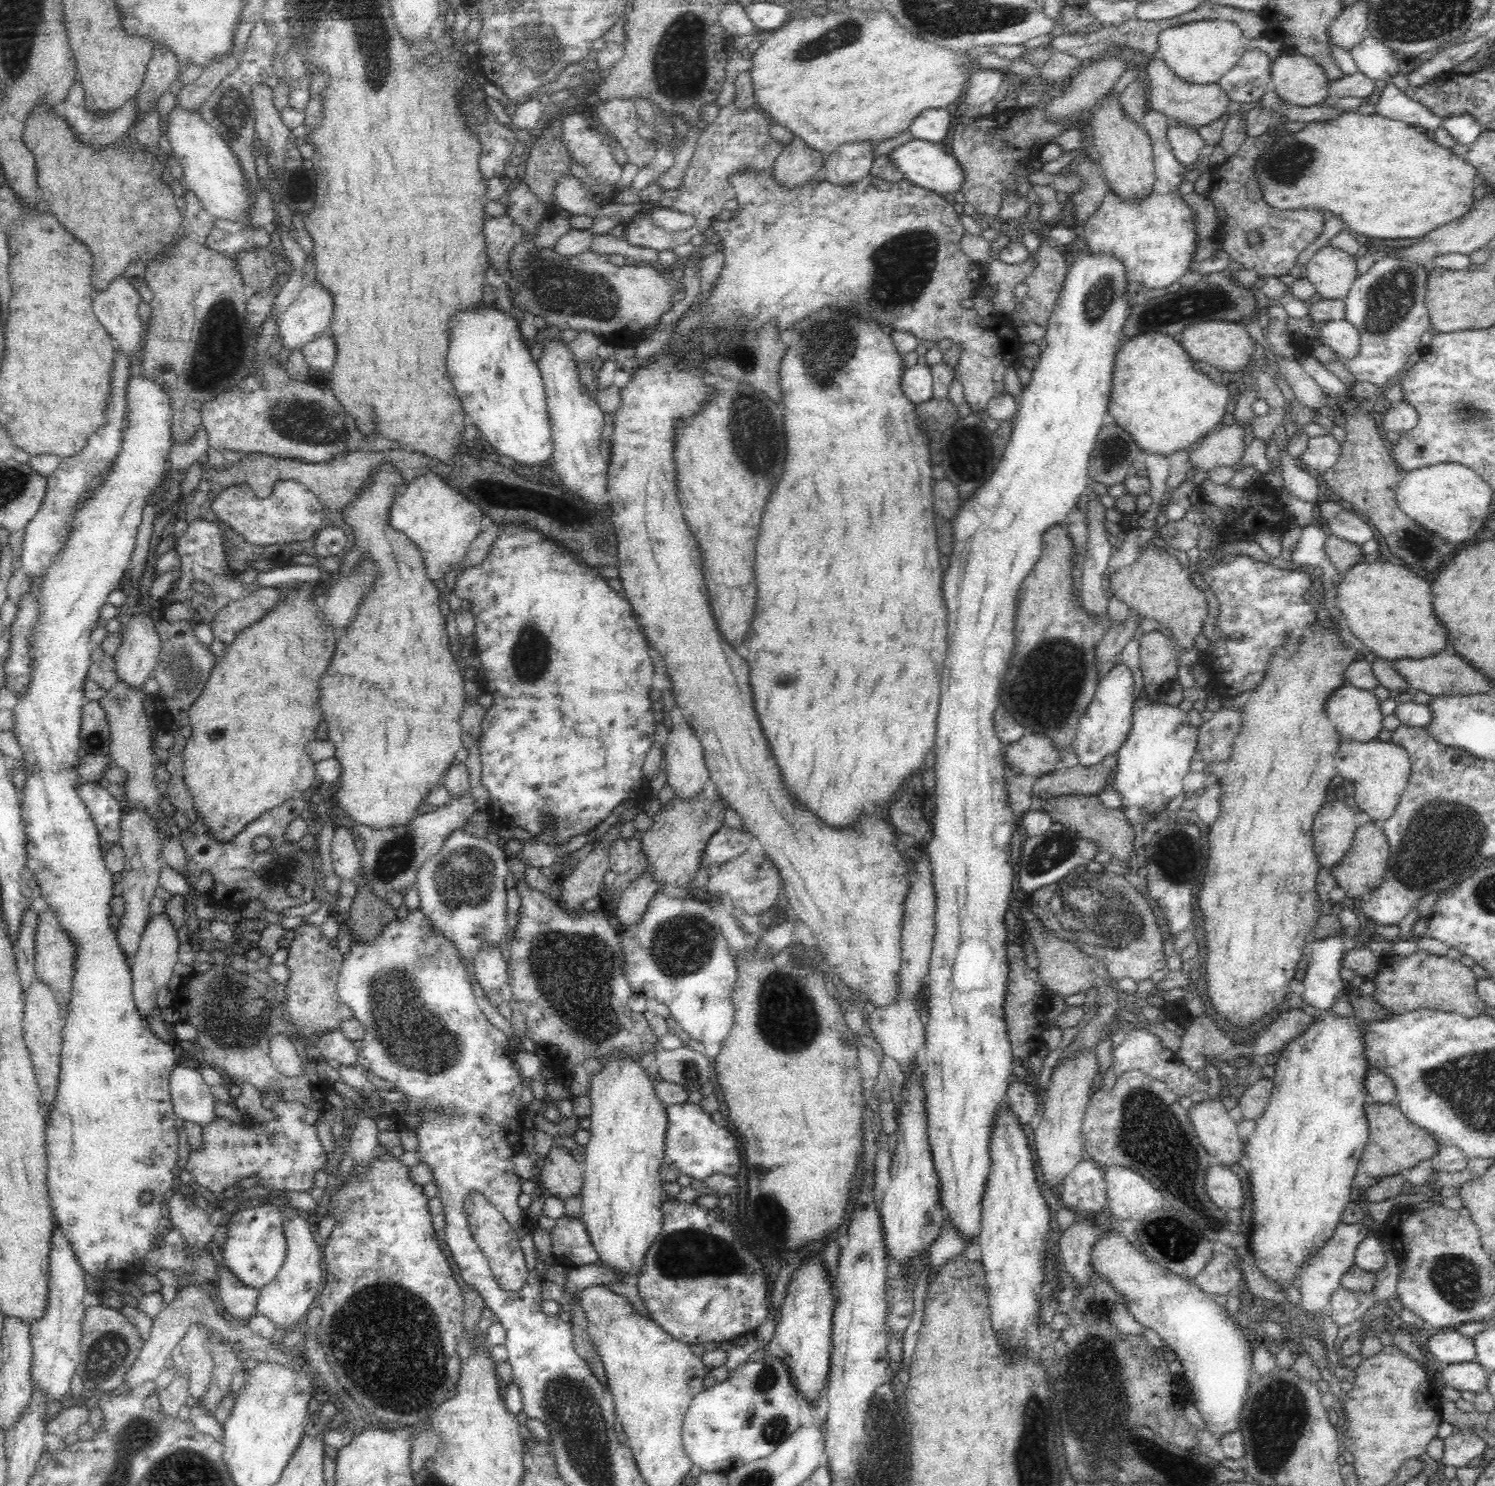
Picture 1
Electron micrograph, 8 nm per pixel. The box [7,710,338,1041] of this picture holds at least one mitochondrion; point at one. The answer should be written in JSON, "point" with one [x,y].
{"point":[273,876]}

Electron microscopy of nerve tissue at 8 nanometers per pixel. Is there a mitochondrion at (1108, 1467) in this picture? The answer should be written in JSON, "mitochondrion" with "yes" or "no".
{"mitochondrion":"yes"}

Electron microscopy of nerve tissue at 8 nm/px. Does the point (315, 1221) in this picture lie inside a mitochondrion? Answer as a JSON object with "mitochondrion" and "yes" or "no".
{"mitochondrion":"no"}

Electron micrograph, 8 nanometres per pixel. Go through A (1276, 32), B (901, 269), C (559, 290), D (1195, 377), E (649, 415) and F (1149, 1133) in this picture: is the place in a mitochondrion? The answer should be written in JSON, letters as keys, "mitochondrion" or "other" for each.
{"A":"other","B":"mitochondrion","C":"mitochondrion","D":"other","E":"other","F":"mitochondrion"}

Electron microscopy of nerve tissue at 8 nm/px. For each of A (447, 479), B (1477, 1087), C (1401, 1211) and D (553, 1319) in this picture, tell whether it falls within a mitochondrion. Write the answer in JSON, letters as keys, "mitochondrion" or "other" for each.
{"A":"other","B":"mitochondrion","C":"other","D":"other"}

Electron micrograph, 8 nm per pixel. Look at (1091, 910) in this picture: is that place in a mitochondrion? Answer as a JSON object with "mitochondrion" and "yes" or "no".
{"mitochondrion":"yes"}

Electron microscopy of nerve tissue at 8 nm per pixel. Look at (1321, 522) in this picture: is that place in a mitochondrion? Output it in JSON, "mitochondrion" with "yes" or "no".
{"mitochondrion":"no"}

